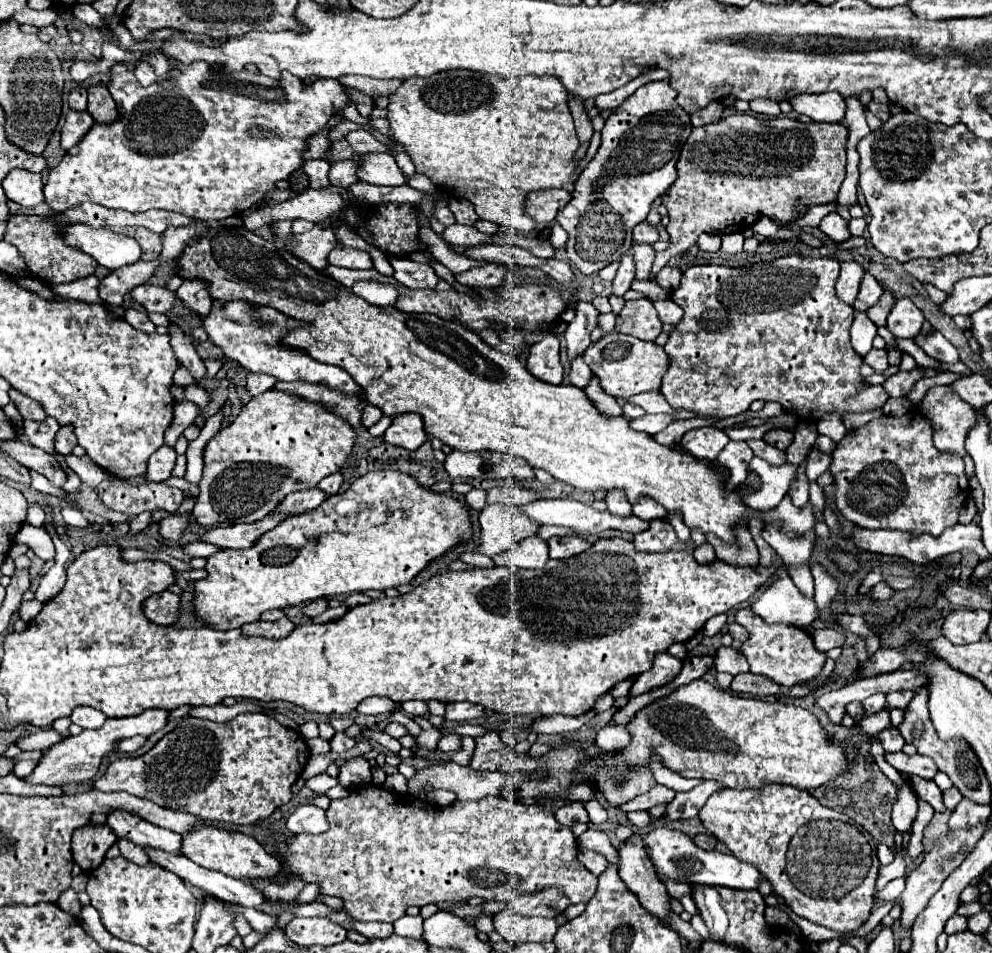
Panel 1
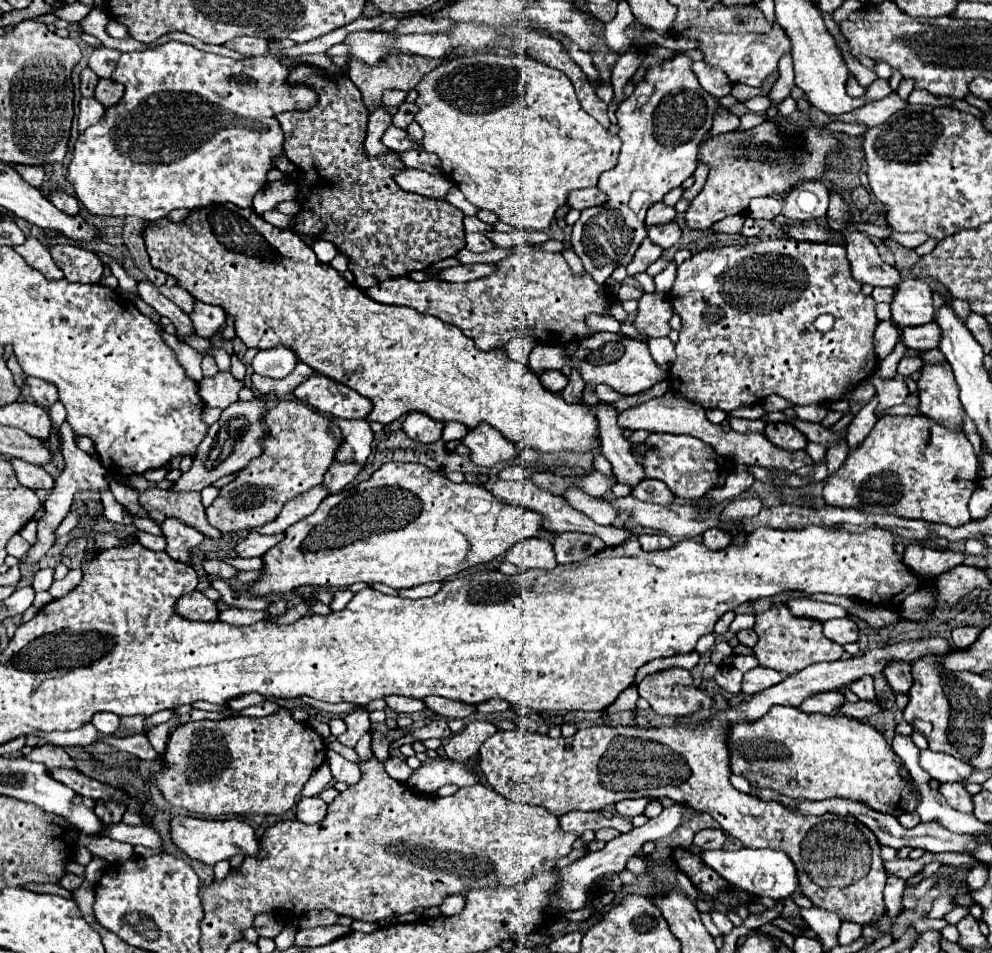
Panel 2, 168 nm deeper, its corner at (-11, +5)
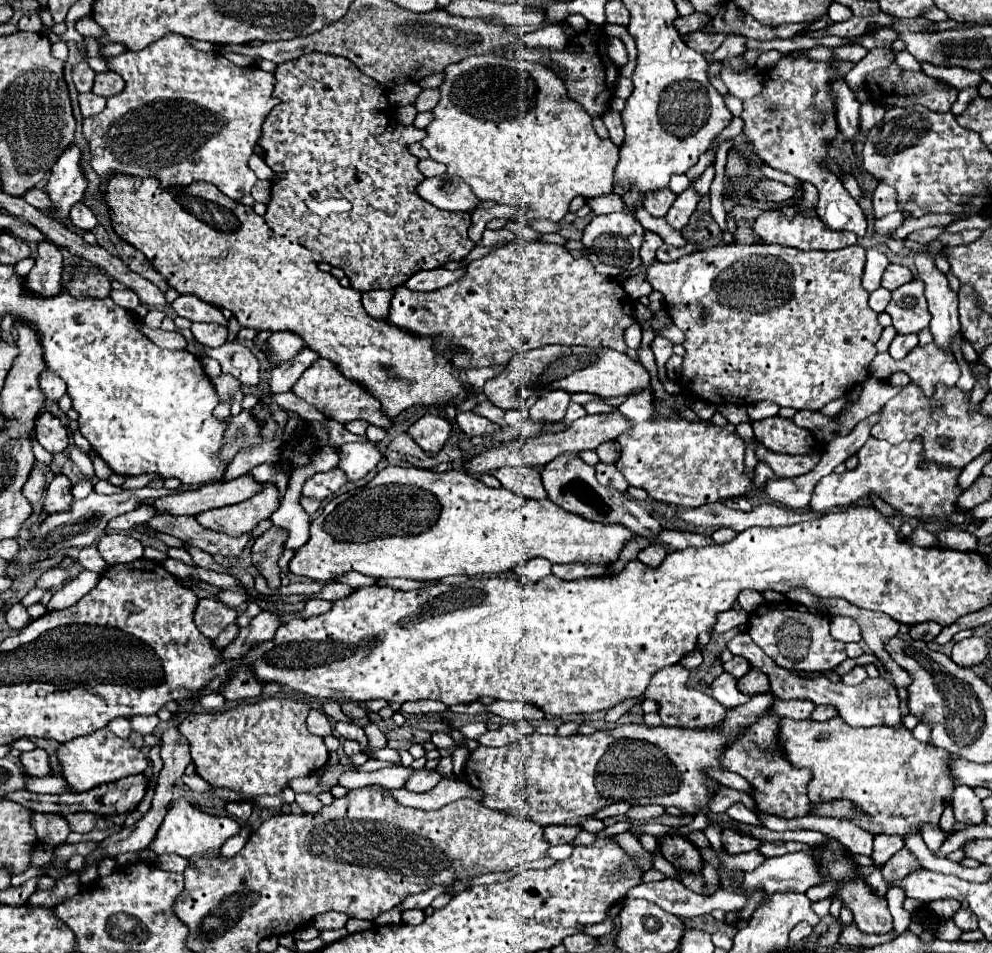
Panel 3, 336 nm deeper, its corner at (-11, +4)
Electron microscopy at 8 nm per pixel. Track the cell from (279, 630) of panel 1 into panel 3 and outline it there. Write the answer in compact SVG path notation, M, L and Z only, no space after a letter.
M271 526L263 536L259 536L251 548L251 558L253 566L259 570L259 574L267 580L267 586L271 590L281 588L281 578L279 578L279 566L277 558L283 552L283 542L287 534L281 528Z

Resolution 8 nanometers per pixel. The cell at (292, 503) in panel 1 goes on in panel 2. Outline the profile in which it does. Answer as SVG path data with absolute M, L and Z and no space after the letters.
M333 461L333 465L329 467L329 471L325 473L325 481L323 485L329 487L331 493L341 491L345 485L349 485L361 471L363 467L355 461Z

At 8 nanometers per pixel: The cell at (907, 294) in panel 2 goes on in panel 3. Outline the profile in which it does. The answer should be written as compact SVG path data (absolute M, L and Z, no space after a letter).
M911 280L893 290L893 298L885 312L891 314L893 326L899 334L911 334L927 328L931 314L927 310L925 286L921 286L921 280Z

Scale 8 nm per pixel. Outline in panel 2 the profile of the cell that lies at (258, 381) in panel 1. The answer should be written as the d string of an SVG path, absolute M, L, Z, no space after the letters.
M275 345L271 349L259 351L255 355L255 359L251 361L251 367L259 375L265 375L271 379L283 379L295 369L297 361L299 359L293 355L293 351L289 347Z

